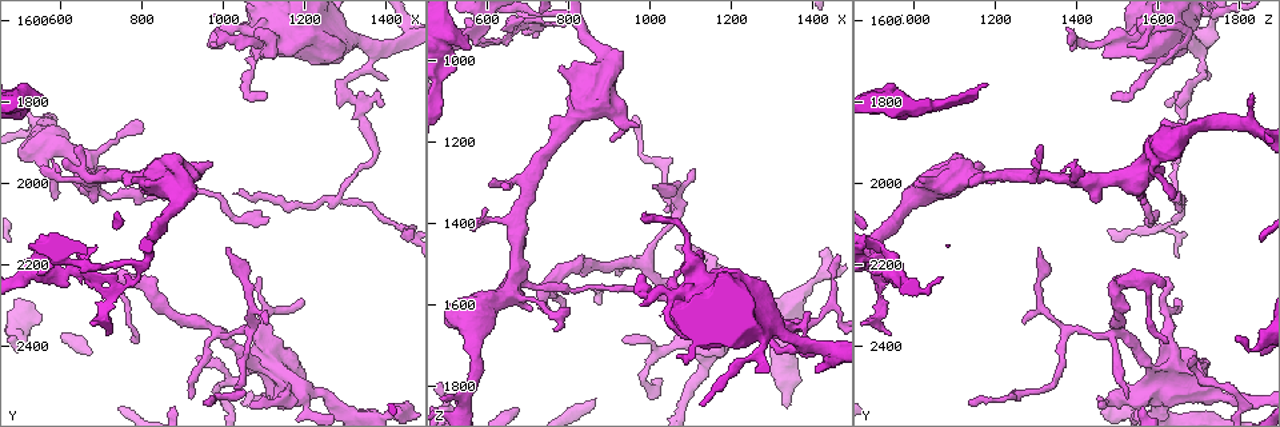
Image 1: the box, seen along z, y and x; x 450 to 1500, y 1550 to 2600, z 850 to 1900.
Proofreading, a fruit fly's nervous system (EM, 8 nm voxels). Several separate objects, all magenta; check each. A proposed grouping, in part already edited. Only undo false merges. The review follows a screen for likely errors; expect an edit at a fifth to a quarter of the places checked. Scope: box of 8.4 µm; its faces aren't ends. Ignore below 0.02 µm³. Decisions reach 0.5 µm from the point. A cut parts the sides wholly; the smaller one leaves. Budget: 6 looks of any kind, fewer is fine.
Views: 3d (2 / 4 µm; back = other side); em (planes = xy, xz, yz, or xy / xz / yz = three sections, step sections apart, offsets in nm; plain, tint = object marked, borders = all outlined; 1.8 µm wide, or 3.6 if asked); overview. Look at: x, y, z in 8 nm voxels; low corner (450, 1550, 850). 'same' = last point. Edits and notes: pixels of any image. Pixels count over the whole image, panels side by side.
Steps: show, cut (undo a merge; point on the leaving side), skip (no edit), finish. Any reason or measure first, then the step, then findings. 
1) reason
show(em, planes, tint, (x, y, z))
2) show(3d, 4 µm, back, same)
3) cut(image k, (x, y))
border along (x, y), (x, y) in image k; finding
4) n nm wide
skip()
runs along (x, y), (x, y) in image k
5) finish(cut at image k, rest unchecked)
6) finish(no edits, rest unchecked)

closes a loop
show(em, yz, step 4, borders, (565, 2210, 930))

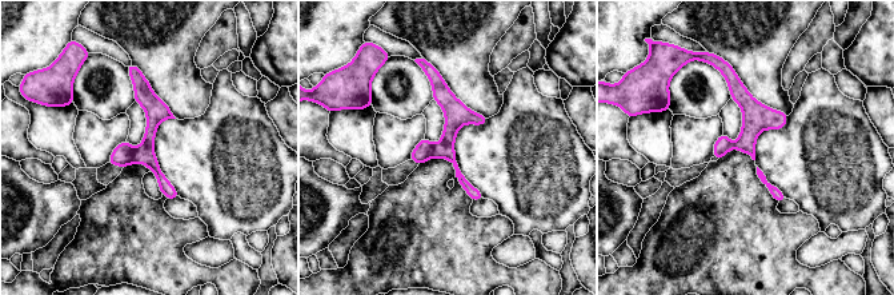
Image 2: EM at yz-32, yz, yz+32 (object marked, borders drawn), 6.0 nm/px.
cut(image 2, (144, 154))
border along (135, 148), (135, 156), (139, 162) in image 2; a second cell is stuck on

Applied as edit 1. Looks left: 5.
calibre changes
show(em, 3.6 µm, planes, tint, (1120, 2455, 1630))

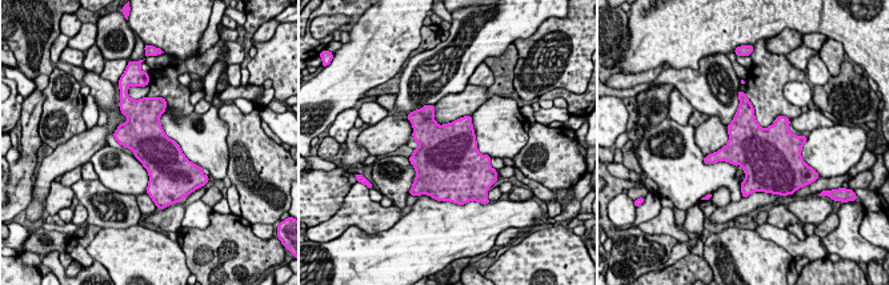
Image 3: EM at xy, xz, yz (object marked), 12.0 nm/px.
480 nm wide
skip()
all the same cell

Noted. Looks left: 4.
thick turns thin
show(em, planes, tint, (1375, 1675, 1705))

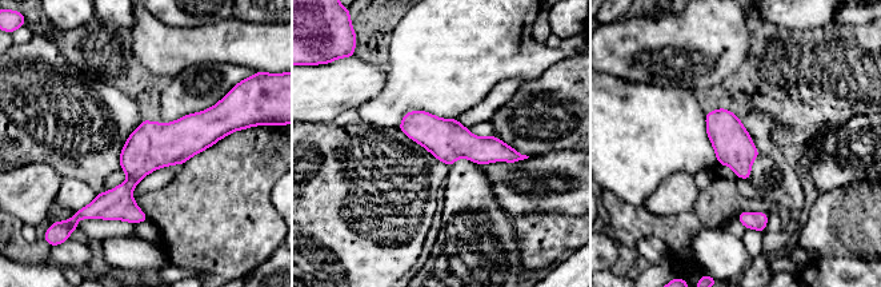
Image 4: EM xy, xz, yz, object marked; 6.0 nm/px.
220 nm wide
skip()
runs along (221, 131), (165, 144), (92, 207) in image 4; one cell here

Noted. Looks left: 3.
finish(cut at image 2, rest unchecked)

